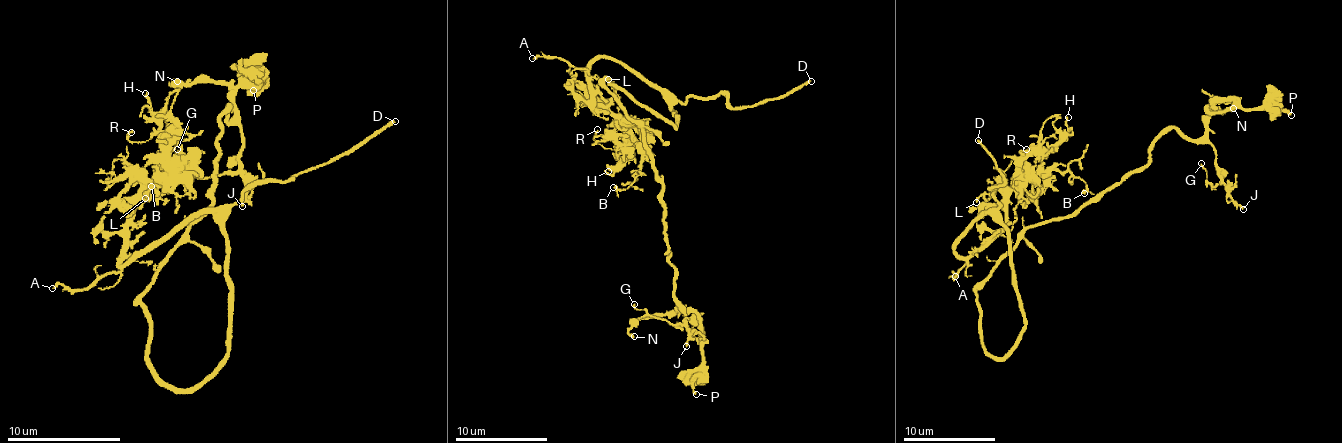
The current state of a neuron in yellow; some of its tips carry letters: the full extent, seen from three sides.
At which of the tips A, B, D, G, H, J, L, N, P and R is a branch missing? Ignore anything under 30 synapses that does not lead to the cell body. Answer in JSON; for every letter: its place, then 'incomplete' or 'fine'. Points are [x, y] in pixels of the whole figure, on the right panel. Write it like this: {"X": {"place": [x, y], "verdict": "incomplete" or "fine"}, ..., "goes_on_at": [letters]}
{"A": {"place": [955, 276], "verdict": "fine"}, "B": {"place": [1084, 193], "verdict": "fine"}, "D": {"place": [978, 140], "verdict": "incomplete"}, "G": {"place": [1201, 163], "verdict": "fine"}, "H": {"place": [1068, 117], "verdict": "fine"}, "J": {"place": [1243, 209], "verdict": "fine"}, "L": {"place": [976, 202], "verdict": "fine"}, "N": {"place": [1233, 108], "verdict": "fine"}, "P": {"place": [1291, 115], "verdict": "fine"}, "R": {"place": [1026, 149], "verdict": "fine"}, "goes_on_at": ["D"]}

